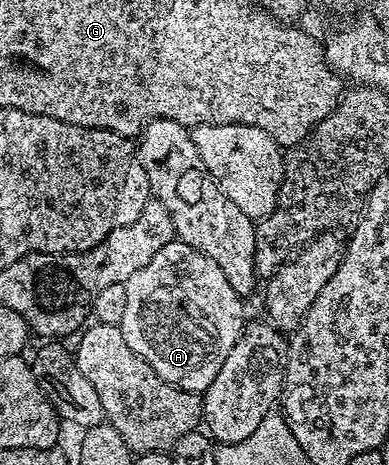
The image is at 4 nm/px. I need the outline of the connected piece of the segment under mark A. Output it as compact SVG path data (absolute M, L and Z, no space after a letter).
M179 240L169 242L167 248L159 248L154 258L124 284L127 288L127 309L123 311L120 328L123 340L127 340L127 348L143 356L143 360L147 360L147 364L151 364L151 368L155 368L167 384L203 395L247 325L242 295L227 284L227 276L223 276L215 260Z

